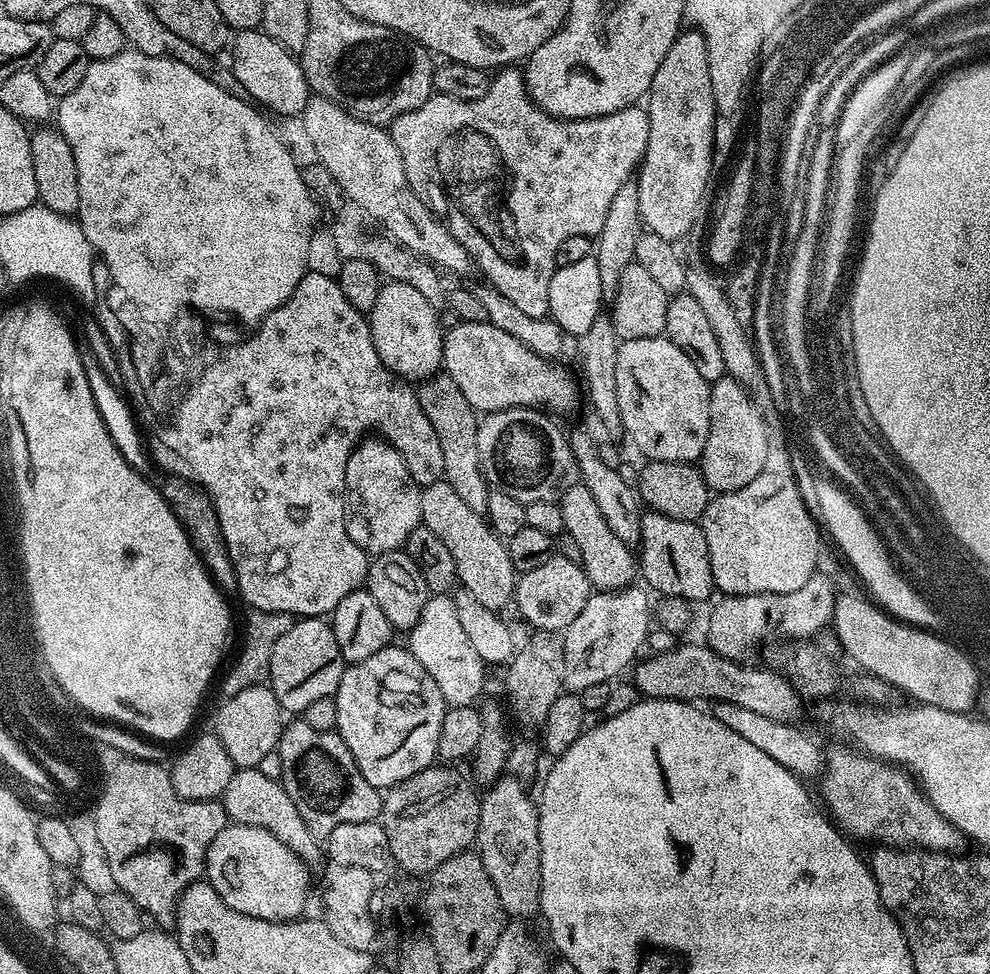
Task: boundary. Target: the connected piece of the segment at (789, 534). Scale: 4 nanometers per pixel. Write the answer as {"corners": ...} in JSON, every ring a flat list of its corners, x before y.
{"corners":[[765,470,760,473,758,478,754,478,754,482,746,482,746,486,742,486,742,490,734,490,733,492,722,492,713,495,709,499,703,516,700,517,699,526,704,532,706,538,706,550,710,550,710,570,712,571,712,583,717,589,722,590,721,593,727,596,740,595,758,595,773,592,774,594,787,594,790,591,799,589,806,580,810,578,813,572,817,571,818,564,816,559,820,556,820,534,821,529,818,527,817,521,814,519,813,513,803,504,803,500,799,494,799,488,787,471,771,472]]}

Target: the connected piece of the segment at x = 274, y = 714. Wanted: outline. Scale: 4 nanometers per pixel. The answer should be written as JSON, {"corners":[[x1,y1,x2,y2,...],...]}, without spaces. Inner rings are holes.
{"corners":[[268,684,238,690,238,694,227,697,223,702,225,704,216,712,214,734,226,746,226,752,237,768,259,768,266,754,279,749,280,736,286,727,284,709]]}

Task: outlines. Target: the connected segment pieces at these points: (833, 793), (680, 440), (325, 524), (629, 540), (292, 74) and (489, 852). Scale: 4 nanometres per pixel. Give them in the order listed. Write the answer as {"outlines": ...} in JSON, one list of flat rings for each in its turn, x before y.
{"outlines":[[[848,746,839,747,827,753,820,792,824,795,827,815,845,836,853,841,880,840,876,842,884,846,915,846,949,854,963,849,960,847,966,844,966,837,938,814,903,768,885,764]],[[667,335,655,336,654,338,634,338,633,340,623,341,617,350,617,400,618,410,621,414,621,429,632,439,632,444,648,460,661,460,662,462,689,462,699,461,706,446,706,434,710,434,710,384,698,374,694,362,690,362,688,355,674,342,669,340]],[[317,272,304,273,302,282,294,286,291,303,283,311,275,312,272,319,265,324,264,332,260,332,260,336,256,336,252,344,244,344,244,348,236,348,230,360,224,360,224,364,219,364,213,372,208,372,208,376,204,376,203,383,199,383,199,387,196,387,191,395,187,395,187,400,182,400,182,406,178,406,173,412,172,429,172,432,167,431,162,437,162,444,174,452,177,458,196,475,193,476,195,483,199,484,214,502,224,541,234,562,238,596,249,604,247,606,249,609,257,612,281,612,290,614,293,618,309,616,324,618,333,612,338,602,342,602,342,598,346,598,346,594,357,591,367,581,370,556,350,538,344,491,346,462,359,441,369,434,375,434,379,439,394,445,398,454,402,454,402,462,406,462,410,470,410,478,414,478,416,484,423,486,444,479,441,443,438,442,438,434,434,432,429,418,419,405,417,389,403,376,394,375,382,362,382,358,378,358,378,350,374,350,367,315,350,306,350,298,342,294,339,279]],[[588,432,571,433,568,436,568,445,572,447,572,453,576,459,576,475,579,483,586,486,586,490,590,490,590,495,594,497,594,503,598,506,602,518,606,518,610,530,614,530,614,534,618,538,622,538,622,542,629,546,636,546,640,543,640,535,642,534,642,501,638,495,637,489,628,485,628,480,613,466,609,461,604,459,601,445,596,445,596,440]],[[240,30,230,44,232,72,242,82,247,99,269,113,299,117,303,113,310,89,299,59,261,30]],[[505,774,500,779,495,780,486,789,485,793,481,795,480,810,479,810,479,830,477,832,476,850,482,858,486,872,488,873,491,882,494,885,494,890,498,893,499,902,502,903,502,910,505,917,512,918,517,916,518,919,524,920,527,916,536,916,540,911,540,891,542,890,542,858,540,857,540,839,538,838,538,818,540,817,538,811,538,804,535,799,528,797,528,792,523,788,525,786,516,776,512,774]]]}

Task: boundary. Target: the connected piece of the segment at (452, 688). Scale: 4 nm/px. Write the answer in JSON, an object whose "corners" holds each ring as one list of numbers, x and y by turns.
{"corners":[[429,595,422,610,422,618,418,618,418,622,407,636,408,651,414,658,418,658,418,662,422,662,422,670,426,670,430,678,434,678,434,686,442,690,442,698,448,708,473,706,477,703,476,699,484,692,486,665,466,639,464,627,458,619,455,599,451,595]]}

